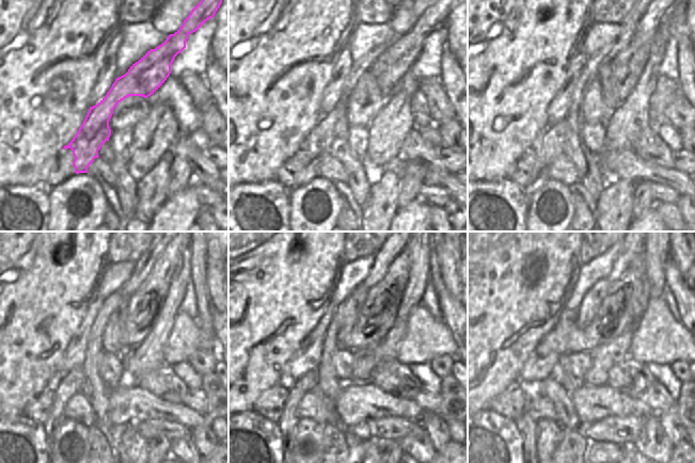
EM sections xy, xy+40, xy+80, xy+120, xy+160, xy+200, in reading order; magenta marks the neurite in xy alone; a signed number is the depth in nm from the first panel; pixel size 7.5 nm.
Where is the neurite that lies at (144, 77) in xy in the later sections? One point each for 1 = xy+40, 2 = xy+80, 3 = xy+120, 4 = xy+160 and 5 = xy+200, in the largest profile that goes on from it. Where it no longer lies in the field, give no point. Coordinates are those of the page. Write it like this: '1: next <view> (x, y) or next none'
1: next xy+40 (390, 67)
2: next xy+80 (550, 144)
3: next xy+120 (68, 384)
4: next xy+160 (287, 422)
5: next xy+200 (526, 426)

